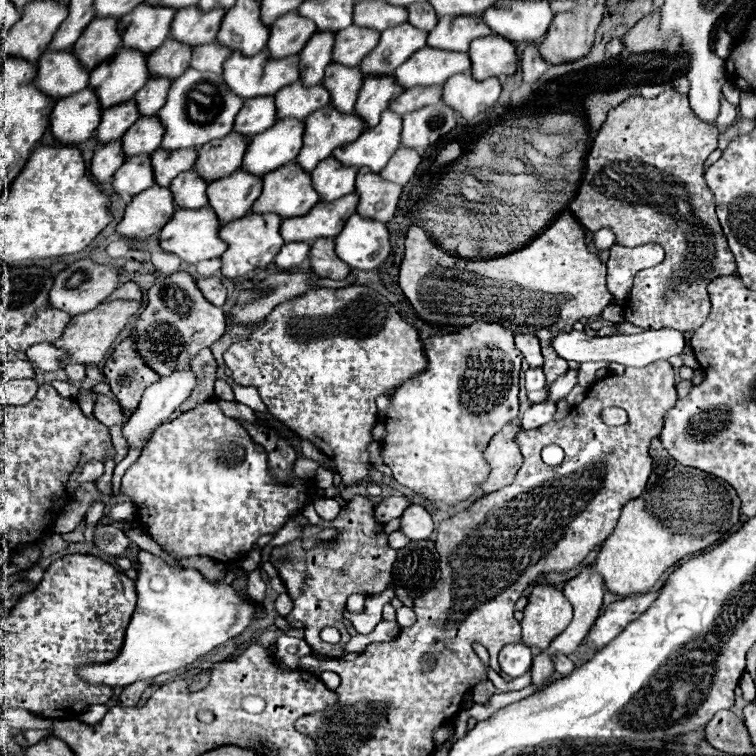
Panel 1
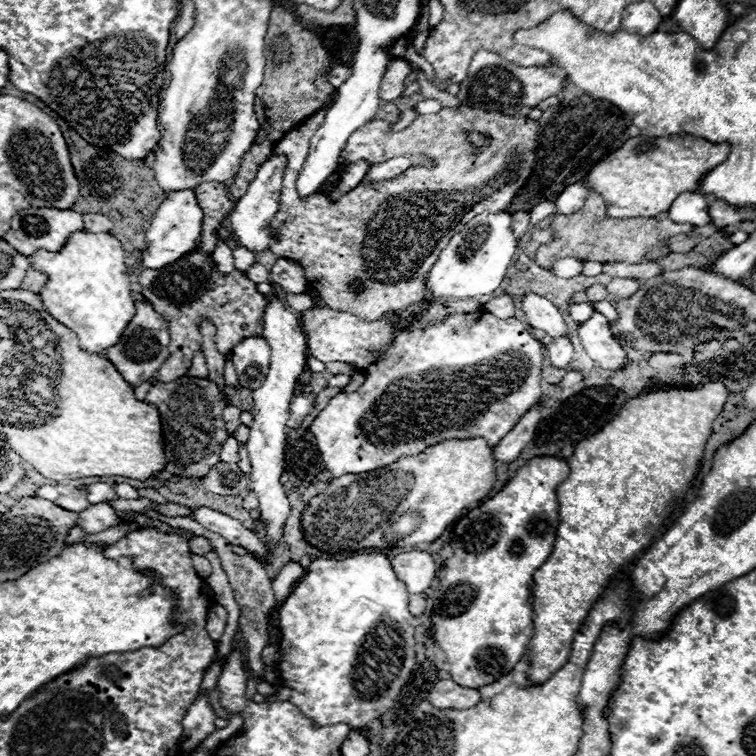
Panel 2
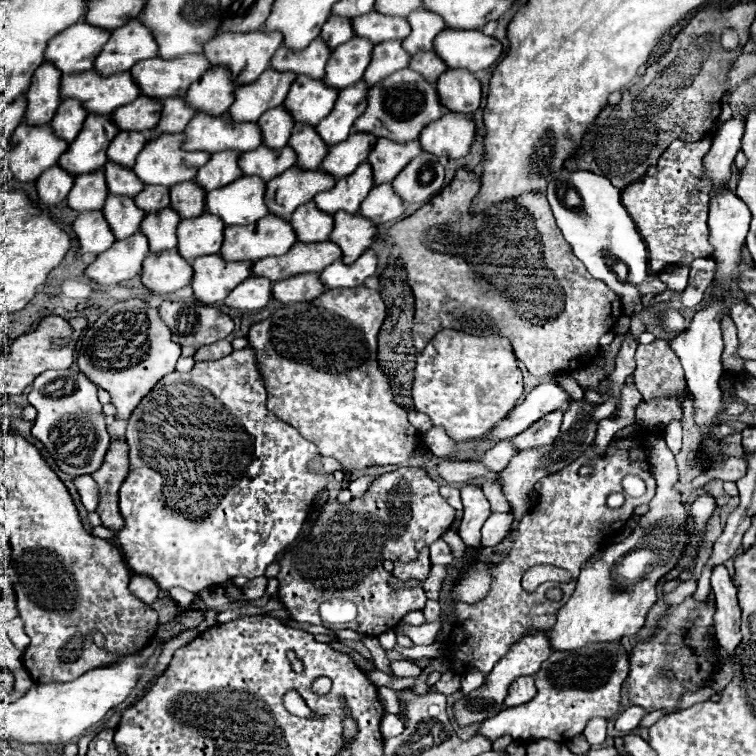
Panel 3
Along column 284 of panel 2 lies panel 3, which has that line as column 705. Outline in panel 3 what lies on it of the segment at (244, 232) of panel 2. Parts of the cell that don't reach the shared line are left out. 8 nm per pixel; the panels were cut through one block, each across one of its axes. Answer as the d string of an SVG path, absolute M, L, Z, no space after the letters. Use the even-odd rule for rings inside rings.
M732 116L712 136L712 148L704 158L704 168L712 180L712 188L718 190L730 180L730 166L740 150L740 138L744 134L744 116Z

